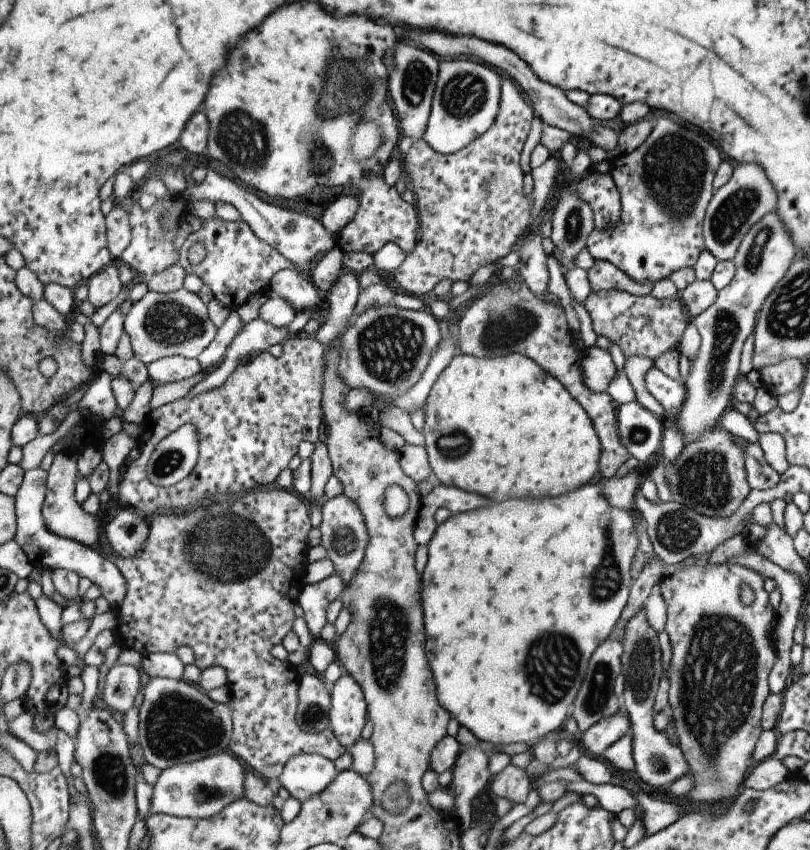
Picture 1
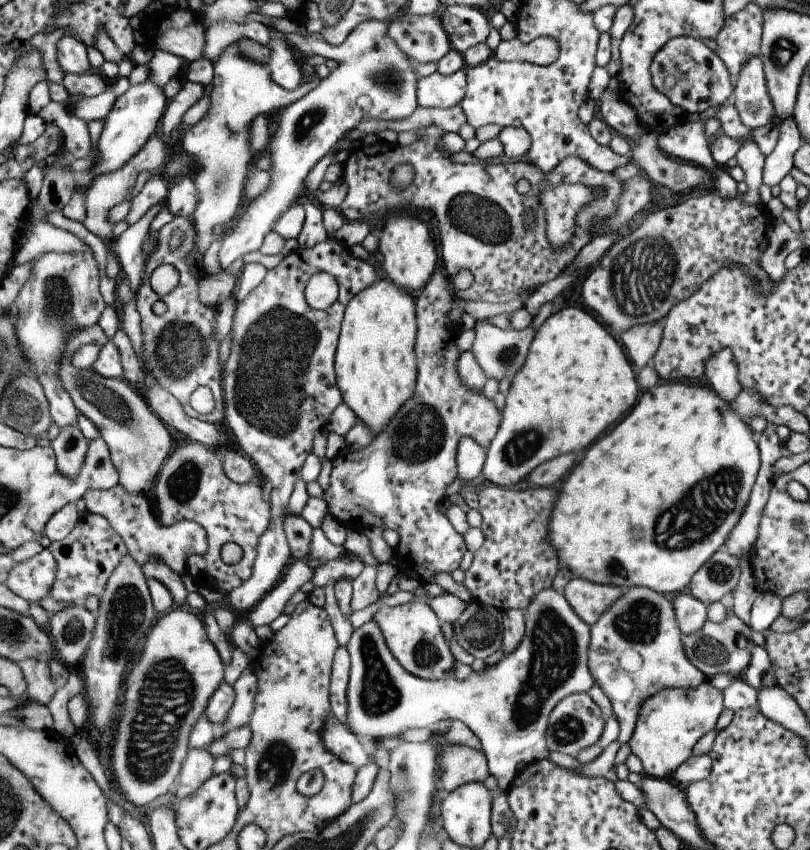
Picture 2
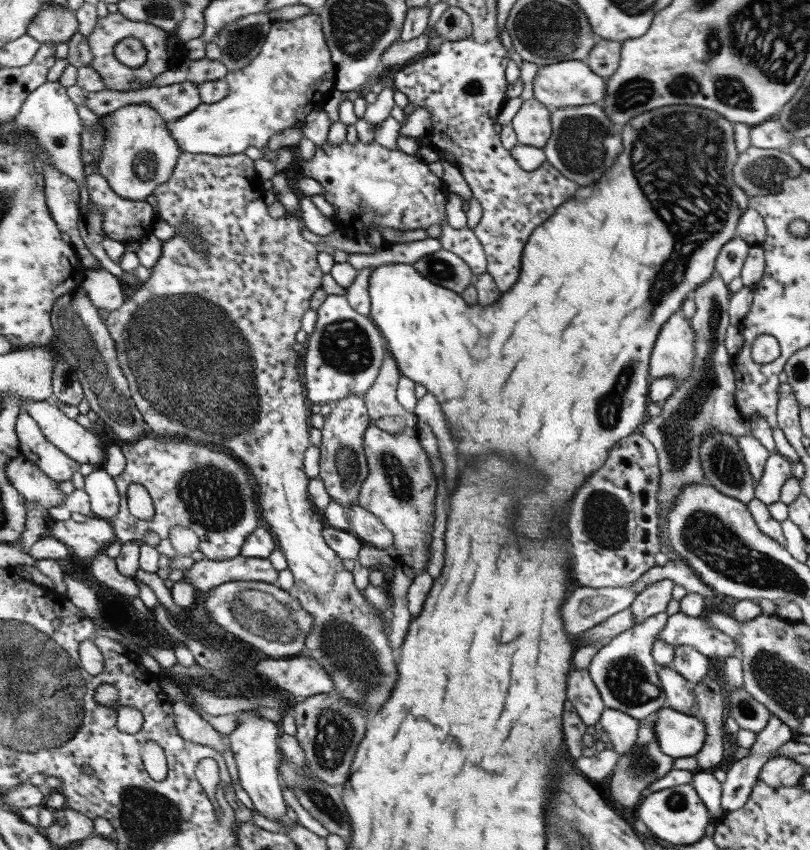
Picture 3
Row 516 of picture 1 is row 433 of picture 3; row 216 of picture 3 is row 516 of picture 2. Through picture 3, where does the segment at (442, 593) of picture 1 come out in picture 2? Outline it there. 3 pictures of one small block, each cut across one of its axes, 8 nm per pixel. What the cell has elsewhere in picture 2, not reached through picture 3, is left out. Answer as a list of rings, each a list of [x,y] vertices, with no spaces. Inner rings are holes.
[[[659,382],[657,386],[639,392],[641,398],[637,404],[631,408],[631,412],[621,418],[619,424],[615,424],[601,442],[593,442],[593,450],[585,450],[585,456],[581,462],[577,462],[569,476],[561,484],[561,496],[557,498],[557,506],[553,510],[553,518],[549,524],[549,544],[553,544],[559,564],[565,566],[575,578],[589,580],[593,584],[605,584],[605,586],[617,586],[617,588],[649,588],[661,596],[677,596],[683,594],[689,586],[689,580],[709,558],[725,544],[725,538],[729,532],[733,532],[733,526],[741,518],[745,504],[749,502],[751,488],[755,484],[757,472],[759,472],[759,450],[757,442],[745,424],[743,418],[739,418],[733,410],[731,404],[719,398],[707,384],[697,384],[697,382]]]

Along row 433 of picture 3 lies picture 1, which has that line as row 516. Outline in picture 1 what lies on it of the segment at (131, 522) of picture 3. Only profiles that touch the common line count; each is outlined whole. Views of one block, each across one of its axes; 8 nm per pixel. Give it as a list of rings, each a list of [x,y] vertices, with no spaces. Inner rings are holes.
[[[295,336],[283,344],[283,354],[279,358],[265,352],[259,358],[239,364],[239,370],[225,386],[193,400],[183,398],[159,410],[151,410],[145,422],[141,422],[141,458],[129,464],[121,482],[121,504],[135,506],[151,518],[151,514],[159,514],[157,510],[183,510],[205,496],[243,492],[255,486],[261,488],[261,484],[277,486],[283,470],[287,470],[299,454],[301,444],[311,442],[315,446],[319,442],[319,426],[325,422],[323,400],[329,358],[333,358],[337,348],[341,348],[341,340],[325,344],[317,336]],[[189,422],[199,422],[201,428],[199,466],[175,488],[153,486],[147,476],[149,458],[167,436]]]

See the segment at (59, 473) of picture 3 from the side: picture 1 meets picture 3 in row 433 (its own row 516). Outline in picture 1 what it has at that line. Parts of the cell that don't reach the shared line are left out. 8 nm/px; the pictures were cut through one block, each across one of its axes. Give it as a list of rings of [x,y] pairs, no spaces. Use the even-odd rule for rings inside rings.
[[[43,466],[39,470],[27,472],[25,482],[23,482],[19,494],[15,496],[17,498],[17,520],[19,520],[19,532],[17,532],[15,540],[25,550],[29,562],[35,568],[49,570],[53,574],[65,572],[65,574],[71,574],[71,576],[87,578],[91,584],[99,584],[103,588],[103,598],[107,598],[107,602],[111,604],[113,614],[115,614],[115,608],[119,608],[123,604],[125,596],[127,596],[127,580],[125,580],[121,568],[115,562],[111,562],[97,548],[87,546],[79,540],[59,536],[59,534],[55,534],[47,528],[47,522],[45,522],[45,516],[43,516],[45,500],[47,500],[47,494],[49,494],[47,484],[49,484],[49,472],[43,470]]]

